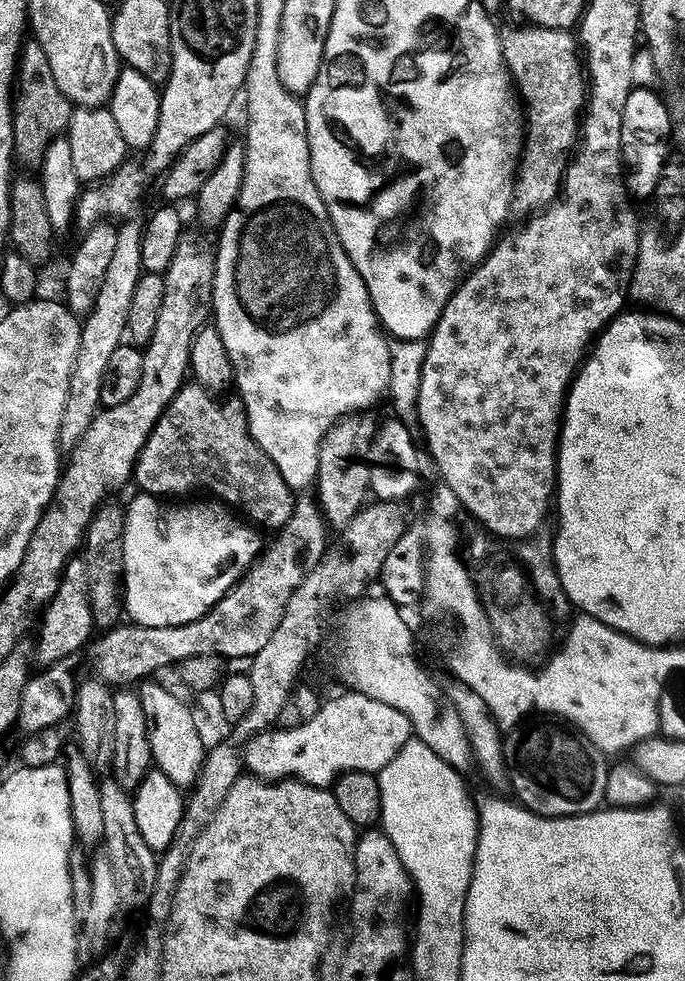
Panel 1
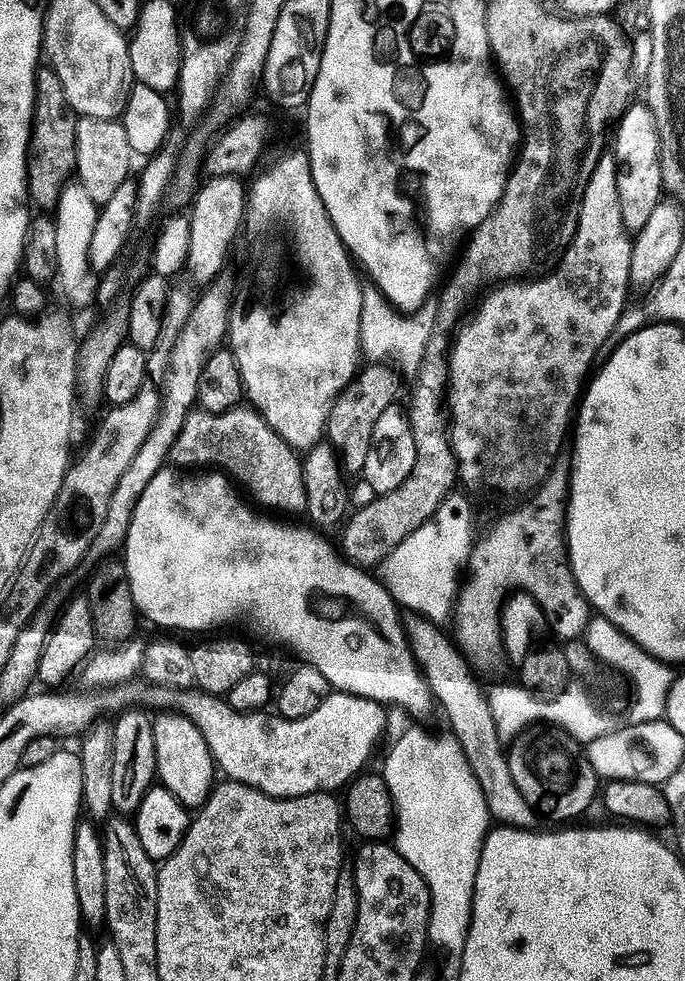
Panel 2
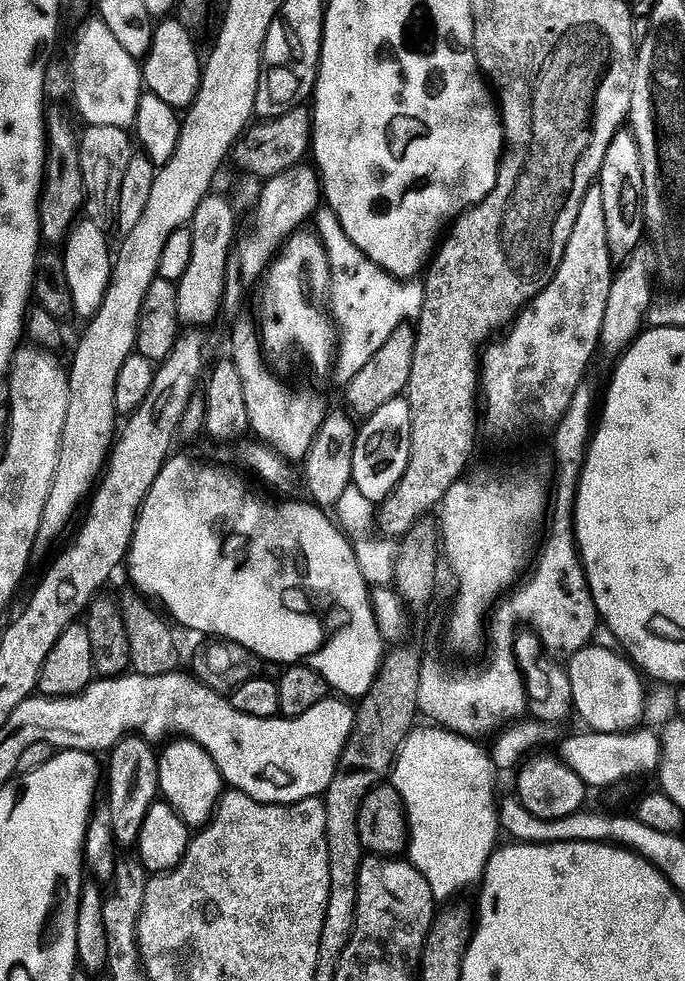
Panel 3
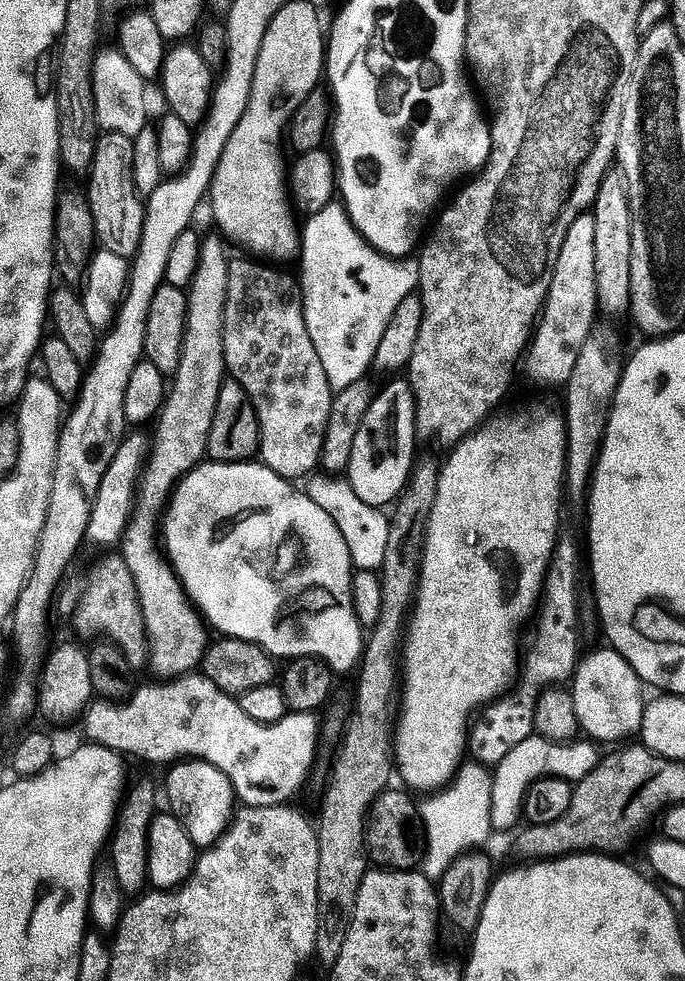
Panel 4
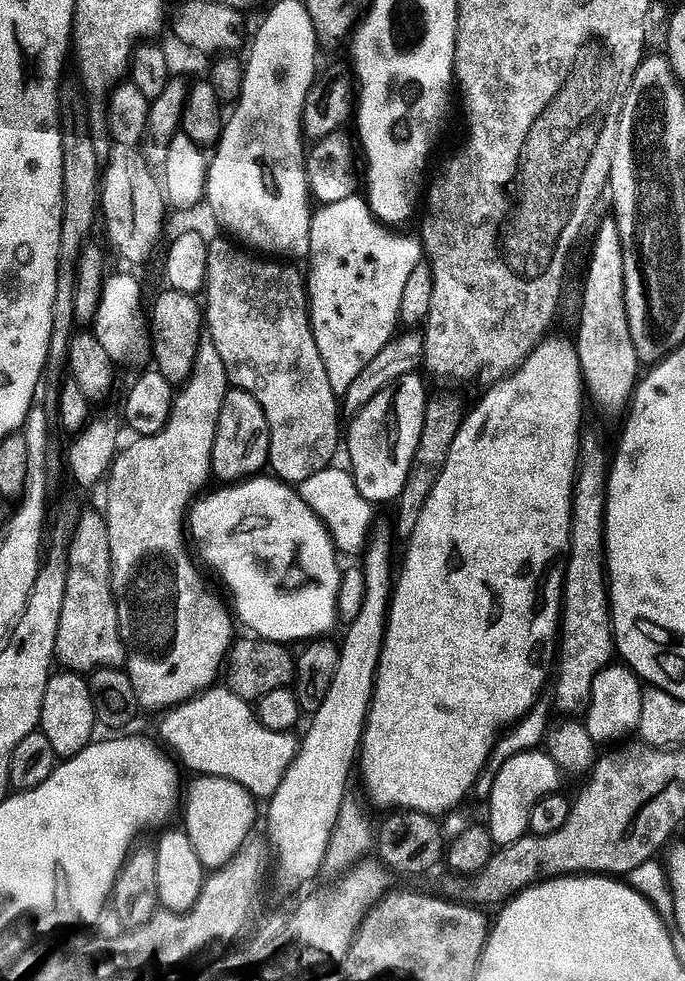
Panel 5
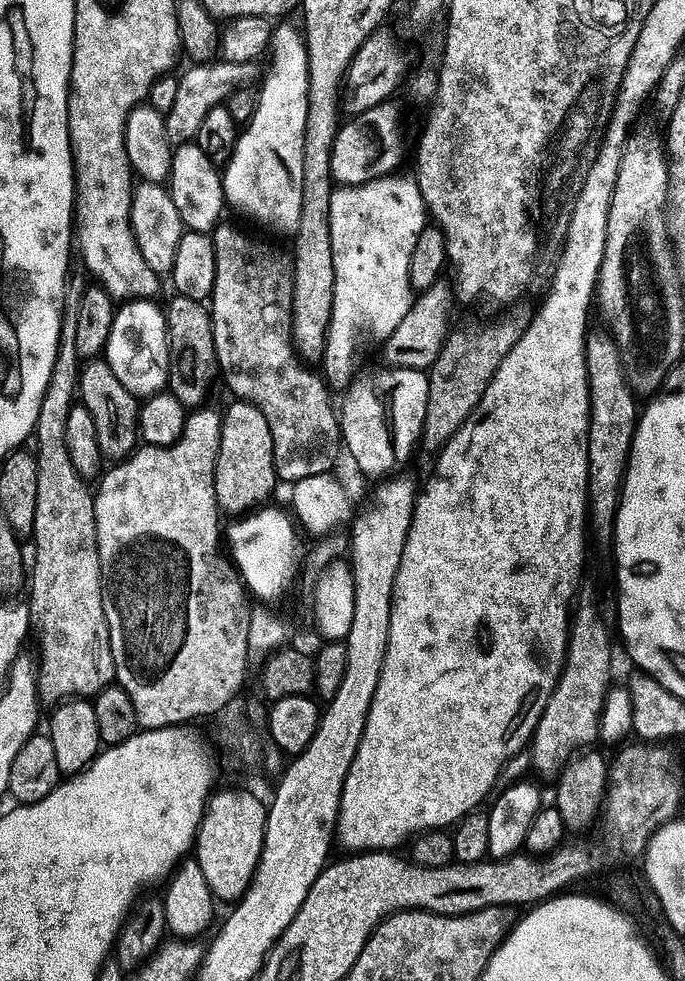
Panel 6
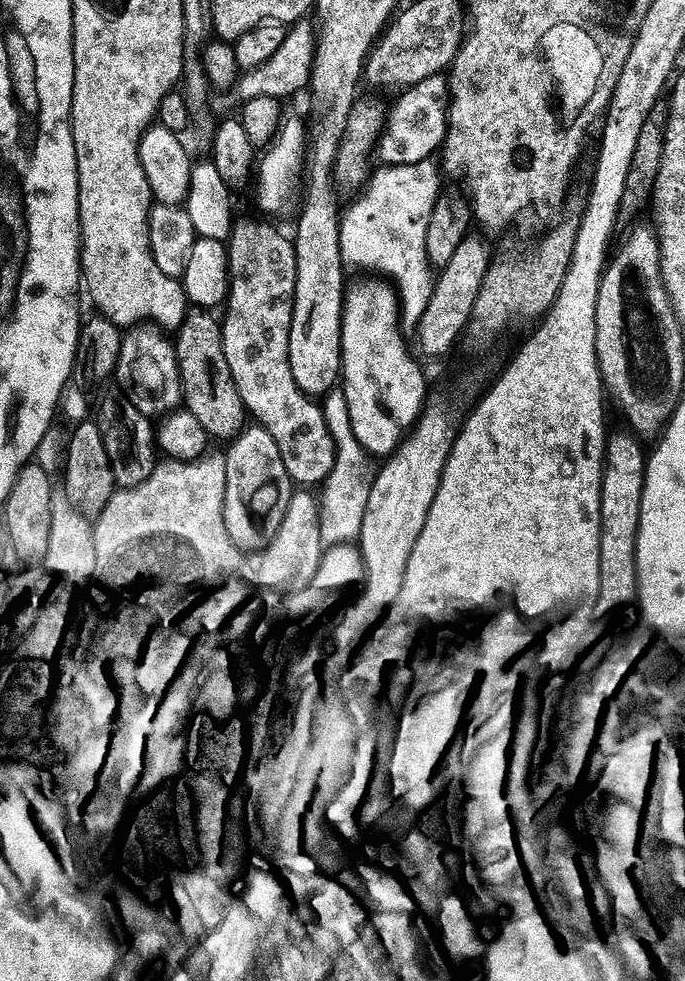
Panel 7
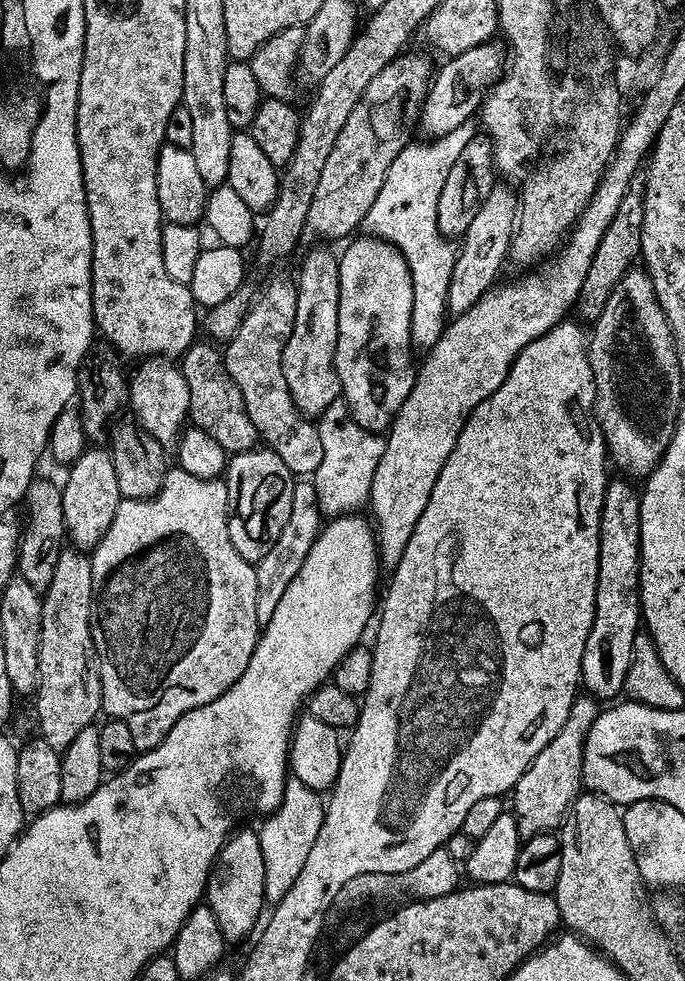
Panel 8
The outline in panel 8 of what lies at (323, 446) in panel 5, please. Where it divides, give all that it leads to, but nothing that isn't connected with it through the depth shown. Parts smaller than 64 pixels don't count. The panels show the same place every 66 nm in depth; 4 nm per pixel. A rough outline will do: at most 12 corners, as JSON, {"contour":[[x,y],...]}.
{"contour":[[270,281],[222,355],[259,439],[312,478],[319,430],[284,388],[293,281]]}

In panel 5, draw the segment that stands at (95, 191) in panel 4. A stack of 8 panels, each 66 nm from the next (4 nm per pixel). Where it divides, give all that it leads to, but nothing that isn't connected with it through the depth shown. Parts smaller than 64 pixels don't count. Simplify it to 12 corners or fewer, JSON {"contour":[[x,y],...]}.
{"contour":[[114,146],[102,224],[122,259],[144,264],[162,238],[167,195],[137,147]]}

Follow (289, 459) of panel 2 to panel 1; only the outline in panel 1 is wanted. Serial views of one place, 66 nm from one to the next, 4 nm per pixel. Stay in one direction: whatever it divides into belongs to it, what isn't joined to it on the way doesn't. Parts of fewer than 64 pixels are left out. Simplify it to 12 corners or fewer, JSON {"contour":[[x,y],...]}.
{"contour":[[185,383],[136,463],[141,493],[195,492],[276,534],[297,493],[244,401]]}

